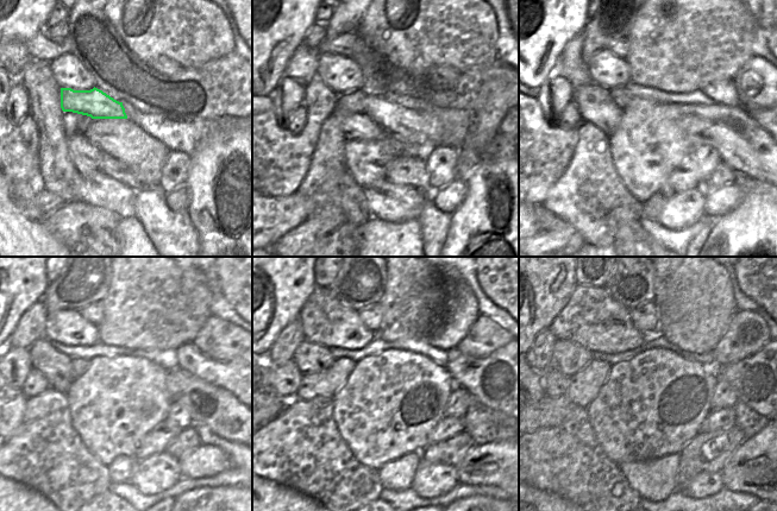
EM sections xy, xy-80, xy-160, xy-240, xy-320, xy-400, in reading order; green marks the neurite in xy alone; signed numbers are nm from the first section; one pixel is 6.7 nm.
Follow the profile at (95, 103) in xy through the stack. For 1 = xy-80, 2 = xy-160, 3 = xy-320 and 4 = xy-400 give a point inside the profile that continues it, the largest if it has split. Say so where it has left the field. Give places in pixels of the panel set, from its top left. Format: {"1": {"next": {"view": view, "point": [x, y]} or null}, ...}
{"1": {"next": {"view": "xy-80", "point": [424, 131]}}, "2": {"next": {"view": "xy-160", "point": [746, 147]}}, "3": {"next": {"view": "xy-320", "point": [483, 423]}}, "4": {"next": {"view": "xy-400", "point": [750, 422]}}}

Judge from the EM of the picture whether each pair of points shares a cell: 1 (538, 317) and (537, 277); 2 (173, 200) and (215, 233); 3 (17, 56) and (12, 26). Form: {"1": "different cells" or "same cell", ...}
{"1": "same cell", "2": "different cells", "3": "different cells"}

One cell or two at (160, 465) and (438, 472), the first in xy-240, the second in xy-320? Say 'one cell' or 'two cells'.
one cell

